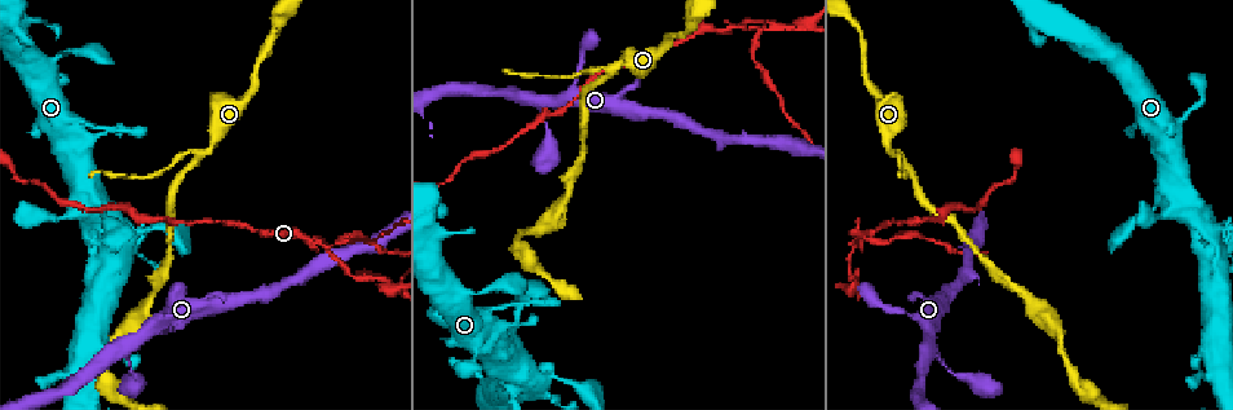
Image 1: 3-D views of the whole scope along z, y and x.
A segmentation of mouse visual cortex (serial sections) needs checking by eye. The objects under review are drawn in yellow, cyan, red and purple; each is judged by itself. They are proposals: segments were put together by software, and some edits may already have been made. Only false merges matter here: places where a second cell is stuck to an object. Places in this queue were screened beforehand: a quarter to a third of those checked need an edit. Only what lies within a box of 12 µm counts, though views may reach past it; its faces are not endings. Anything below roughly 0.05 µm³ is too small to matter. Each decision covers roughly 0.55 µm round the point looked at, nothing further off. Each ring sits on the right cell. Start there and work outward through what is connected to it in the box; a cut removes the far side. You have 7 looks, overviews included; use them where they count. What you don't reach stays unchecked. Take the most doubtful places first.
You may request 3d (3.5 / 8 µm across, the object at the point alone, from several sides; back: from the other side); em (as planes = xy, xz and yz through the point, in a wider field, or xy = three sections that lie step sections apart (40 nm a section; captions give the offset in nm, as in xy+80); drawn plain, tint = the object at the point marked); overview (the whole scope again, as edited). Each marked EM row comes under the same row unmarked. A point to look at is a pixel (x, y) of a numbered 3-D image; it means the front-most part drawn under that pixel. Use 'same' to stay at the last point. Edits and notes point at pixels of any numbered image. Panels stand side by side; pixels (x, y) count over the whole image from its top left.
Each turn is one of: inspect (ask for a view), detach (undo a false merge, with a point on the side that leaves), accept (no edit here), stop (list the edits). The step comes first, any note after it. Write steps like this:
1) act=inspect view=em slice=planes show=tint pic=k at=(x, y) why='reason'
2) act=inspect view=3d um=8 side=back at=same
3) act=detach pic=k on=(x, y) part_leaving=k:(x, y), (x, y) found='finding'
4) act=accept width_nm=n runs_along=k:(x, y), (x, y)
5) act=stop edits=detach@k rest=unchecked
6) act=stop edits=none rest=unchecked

act=inspect view=3d um=8 pic=1 at=(198, 156) why='two arms in line, one across'

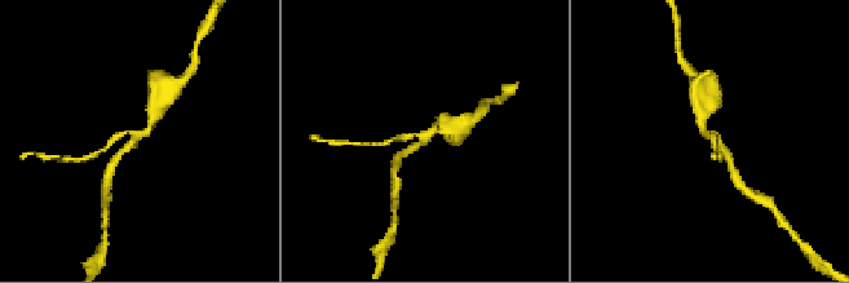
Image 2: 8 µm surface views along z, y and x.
act=inspect view=em slice=xy step=1 show=tint pic=2 at=(138, 136) arms=3 arm_widths_nm=200,200,300

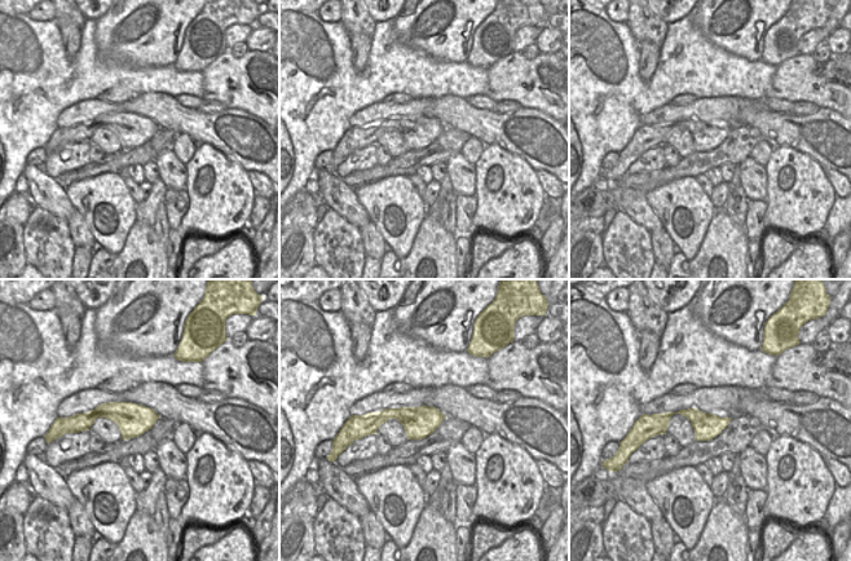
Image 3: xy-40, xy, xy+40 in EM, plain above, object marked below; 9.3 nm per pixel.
act=accept runs_along=3:(658, 416), (687, 412), (701, 422), (726, 420) found='one cell here'

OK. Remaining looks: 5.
act=inspect view=em slice=planes show=tint pic=1 at=(854, 244) why='arms part here'

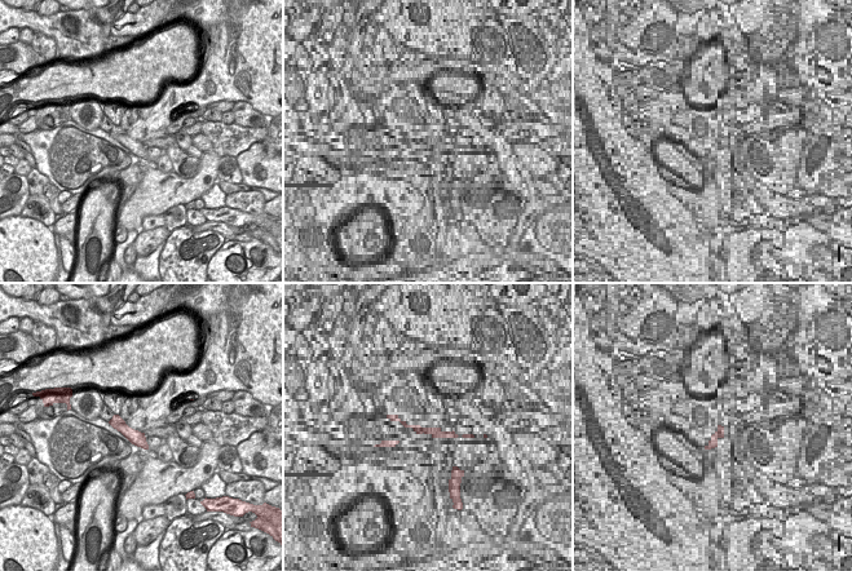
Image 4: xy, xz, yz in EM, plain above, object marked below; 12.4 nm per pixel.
act=inspect view=3d um=3.5 at=same

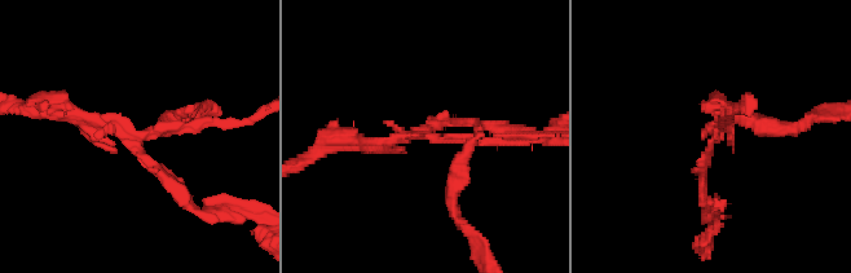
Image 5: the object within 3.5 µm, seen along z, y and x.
act=detach pic=5 on=(175, 114) arm_widths_nm=100,150,200 found='a second cell is stuck on'

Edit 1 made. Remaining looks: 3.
act=stop edits=detach@5 rest=unchecked

